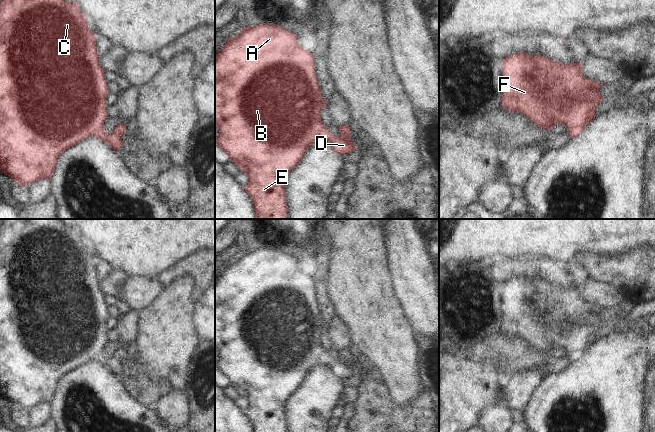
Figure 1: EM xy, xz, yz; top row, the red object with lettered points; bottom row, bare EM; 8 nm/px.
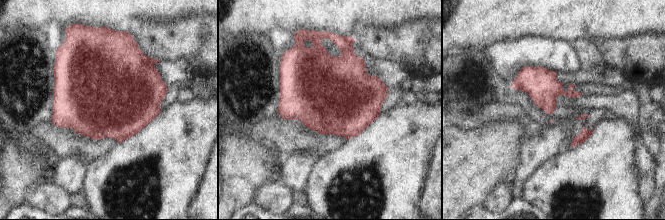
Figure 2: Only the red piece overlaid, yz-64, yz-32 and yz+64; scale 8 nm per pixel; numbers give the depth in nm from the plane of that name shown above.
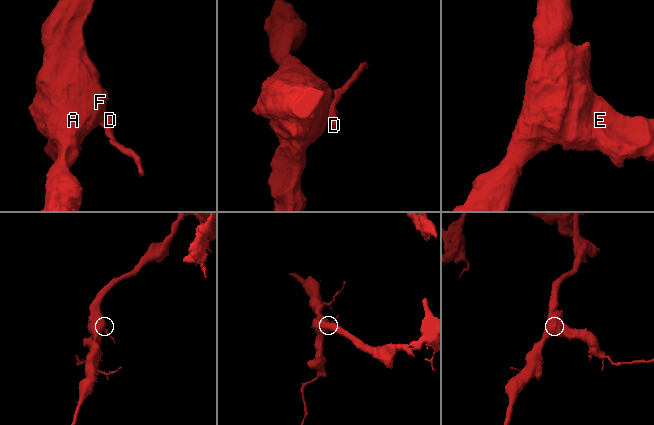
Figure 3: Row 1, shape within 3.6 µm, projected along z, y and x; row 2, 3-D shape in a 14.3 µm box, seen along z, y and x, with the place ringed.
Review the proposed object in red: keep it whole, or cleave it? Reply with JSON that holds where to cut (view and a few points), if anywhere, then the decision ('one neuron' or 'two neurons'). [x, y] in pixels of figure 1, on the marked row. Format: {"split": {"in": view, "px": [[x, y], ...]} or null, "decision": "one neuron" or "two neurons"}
{"split": null, "decision": "one neuron"}

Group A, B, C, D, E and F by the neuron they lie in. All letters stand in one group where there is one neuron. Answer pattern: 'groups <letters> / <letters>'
groups A B C D E F

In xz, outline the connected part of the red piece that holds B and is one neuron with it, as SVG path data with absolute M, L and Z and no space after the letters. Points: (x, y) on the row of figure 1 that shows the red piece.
M262 24L255 27L244 27L240 30L240 36L237 38L229 38L226 45L216 54L215 59L215 124L219 131L219 135L215 143L219 148L248 176L245 191L250 196L255 211L256 219L287 219L287 199L285 196L284 181L293 168L298 165L306 151L315 142L324 140L331 141L331 147L337 154L348 155L356 151L355 143L350 138L351 130L348 125L338 127L341 136L335 137L321 121L321 110L326 108L327 101L323 99L317 77L315 75L314 58L312 52L304 50L297 44L297 35L283 29L278 25Z

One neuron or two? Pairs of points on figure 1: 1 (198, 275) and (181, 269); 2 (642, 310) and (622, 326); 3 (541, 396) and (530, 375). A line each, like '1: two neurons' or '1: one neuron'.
1: one neuron
2: one neuron
3: two neurons

